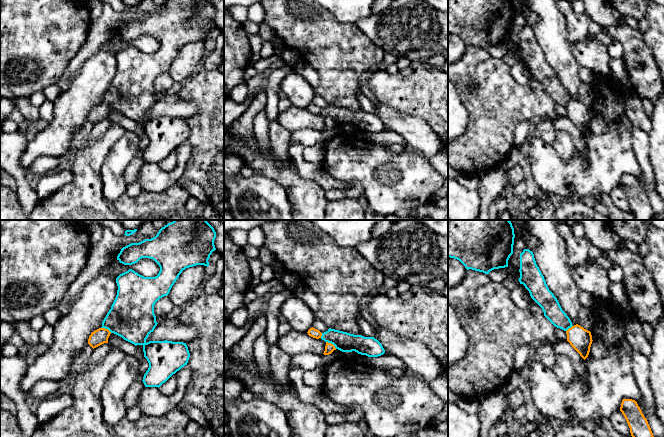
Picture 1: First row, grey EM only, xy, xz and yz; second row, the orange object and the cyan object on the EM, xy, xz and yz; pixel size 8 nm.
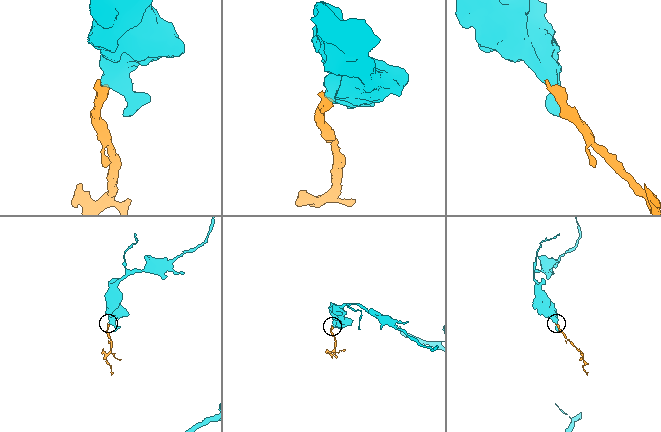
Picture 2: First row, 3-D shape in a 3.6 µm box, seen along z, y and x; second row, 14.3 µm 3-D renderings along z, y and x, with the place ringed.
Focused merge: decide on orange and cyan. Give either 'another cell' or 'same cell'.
another cell

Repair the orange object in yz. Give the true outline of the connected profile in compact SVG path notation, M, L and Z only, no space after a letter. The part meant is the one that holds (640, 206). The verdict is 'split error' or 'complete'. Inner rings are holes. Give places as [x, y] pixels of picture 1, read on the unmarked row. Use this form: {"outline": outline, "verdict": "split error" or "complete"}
{"outline": "M623 175L620 187L628 199L635 220L652 220L653 209L637 178L632 175Z", "verdict": "complete"}

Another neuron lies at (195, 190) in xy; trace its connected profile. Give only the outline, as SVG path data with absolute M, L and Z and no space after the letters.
M182 176L177 183L183 187L185 190L187 190L189 192L189 194L191 195L191 197L194 197L196 199L198 199L199 201L201 201L204 205L209 203L209 198L207 196L207 194L204 192L204 190L202 189L202 187L189 180L188 178Z

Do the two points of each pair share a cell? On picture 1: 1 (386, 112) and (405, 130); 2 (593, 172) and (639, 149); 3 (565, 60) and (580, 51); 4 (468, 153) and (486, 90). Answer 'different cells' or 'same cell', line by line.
1: same cell
2: different cells
3: different cells
4: same cell

